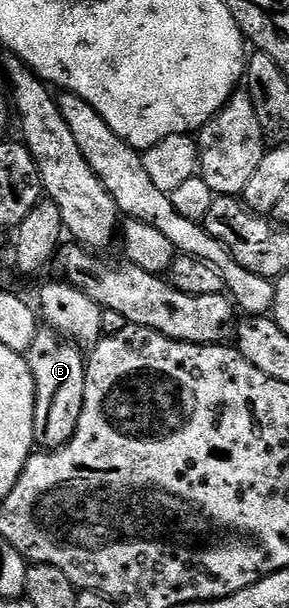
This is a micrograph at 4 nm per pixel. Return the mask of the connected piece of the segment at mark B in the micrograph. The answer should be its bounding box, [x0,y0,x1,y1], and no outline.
[27,328,87,451]

